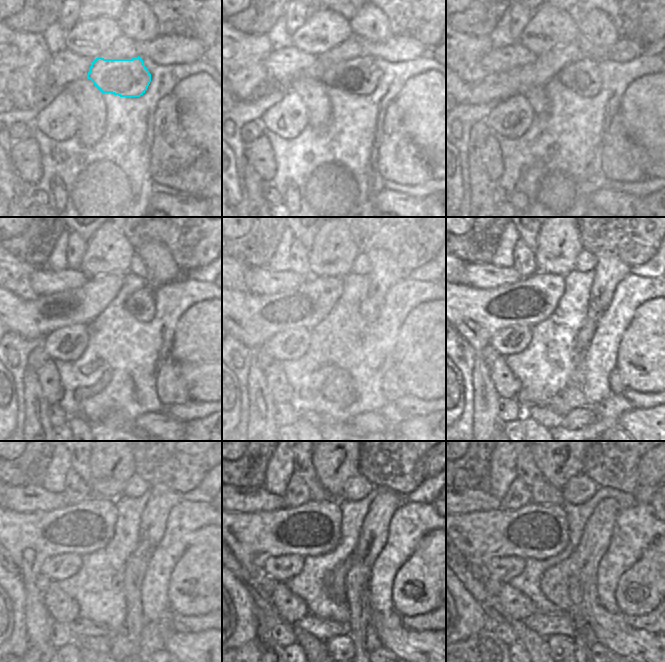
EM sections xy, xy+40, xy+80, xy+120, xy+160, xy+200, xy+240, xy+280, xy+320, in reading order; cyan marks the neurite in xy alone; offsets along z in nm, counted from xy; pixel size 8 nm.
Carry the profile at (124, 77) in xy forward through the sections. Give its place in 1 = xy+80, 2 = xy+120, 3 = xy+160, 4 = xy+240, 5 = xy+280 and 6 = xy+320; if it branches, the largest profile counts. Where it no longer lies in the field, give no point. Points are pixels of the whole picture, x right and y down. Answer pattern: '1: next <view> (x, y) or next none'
1: next xy+80 (582, 76)
2: next xy+120 (141, 304)
3: next xy+160 (370, 308)
4: next xy+240 (148, 638)
5: next xy+280 (362, 631)
6: next xy+320 (584, 637)

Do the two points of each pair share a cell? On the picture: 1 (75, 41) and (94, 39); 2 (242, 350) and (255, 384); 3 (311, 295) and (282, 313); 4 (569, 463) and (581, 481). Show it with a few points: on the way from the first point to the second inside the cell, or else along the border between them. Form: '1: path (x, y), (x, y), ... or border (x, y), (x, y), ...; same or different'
1: path (80, 39), (89, 39); same
2: border (254, 362), (247, 376), (249, 393); different
3: path (304, 297), (292, 309), (289, 309); same
4: border (582, 472), (574, 475), (561, 489); different

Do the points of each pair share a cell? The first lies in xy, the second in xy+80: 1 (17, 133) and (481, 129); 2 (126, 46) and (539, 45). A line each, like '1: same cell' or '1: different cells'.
1: same cell
2: different cells

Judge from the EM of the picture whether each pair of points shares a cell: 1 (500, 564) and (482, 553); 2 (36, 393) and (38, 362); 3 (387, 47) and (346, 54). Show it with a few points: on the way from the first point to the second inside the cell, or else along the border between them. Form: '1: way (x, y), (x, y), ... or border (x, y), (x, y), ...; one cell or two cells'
1: border (514, 554), (493, 557), (484, 564); two cells
2: border (27, 368), (36, 371); two cells
3: border (356, 37), (361, 56); two cells

